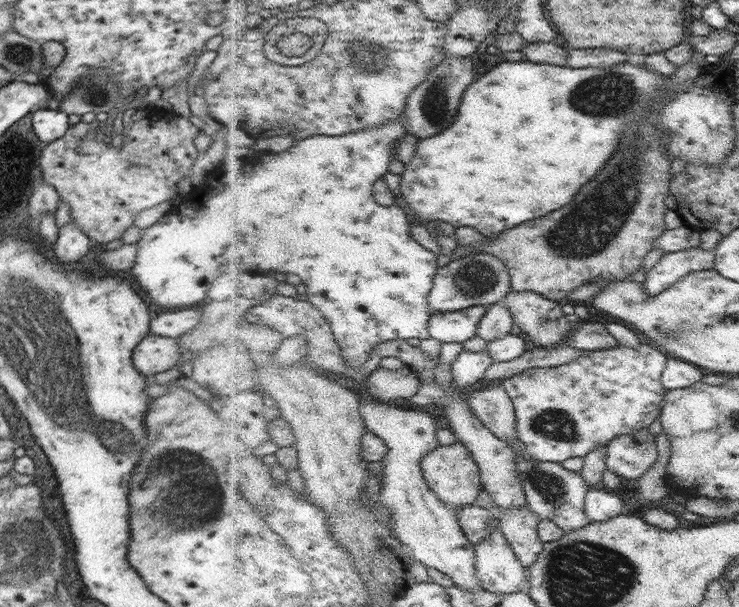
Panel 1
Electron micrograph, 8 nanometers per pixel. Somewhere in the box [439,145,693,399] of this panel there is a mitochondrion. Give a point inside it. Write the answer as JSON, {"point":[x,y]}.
{"point":[474,279]}

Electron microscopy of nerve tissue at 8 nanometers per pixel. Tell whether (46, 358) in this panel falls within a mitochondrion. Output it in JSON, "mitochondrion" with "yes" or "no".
{"mitochondrion":"yes"}

